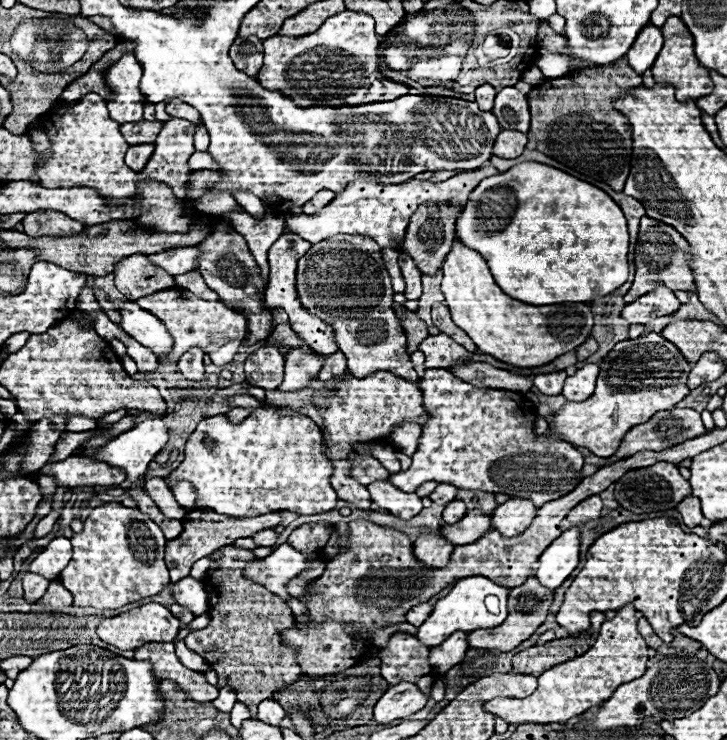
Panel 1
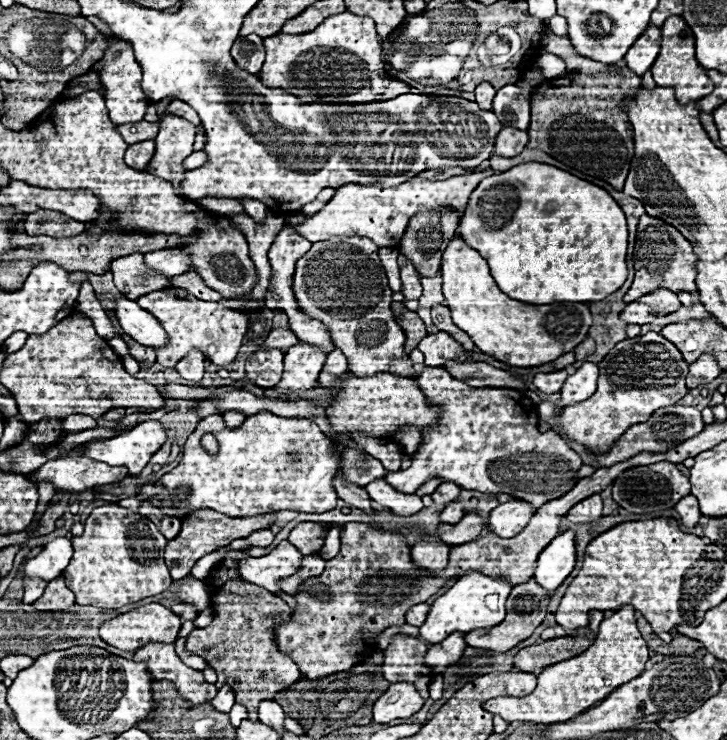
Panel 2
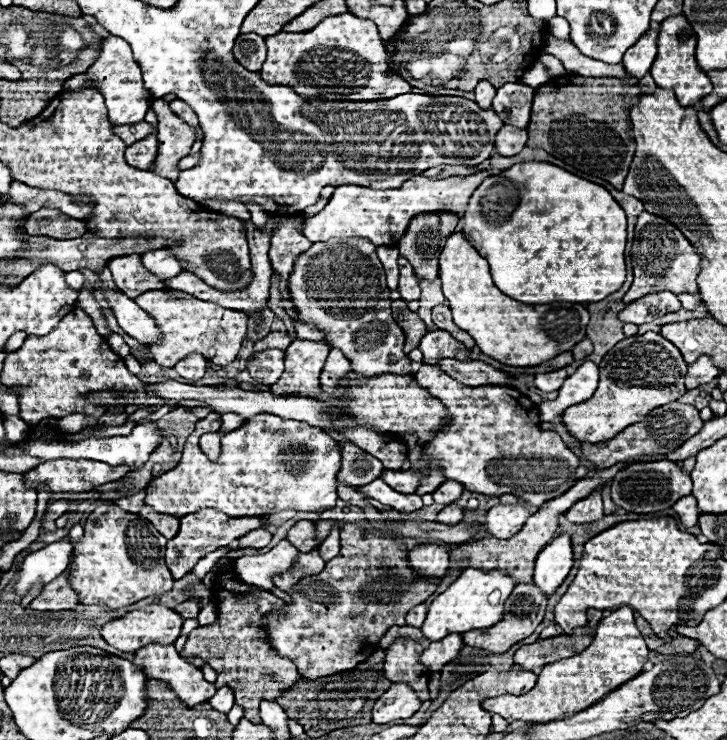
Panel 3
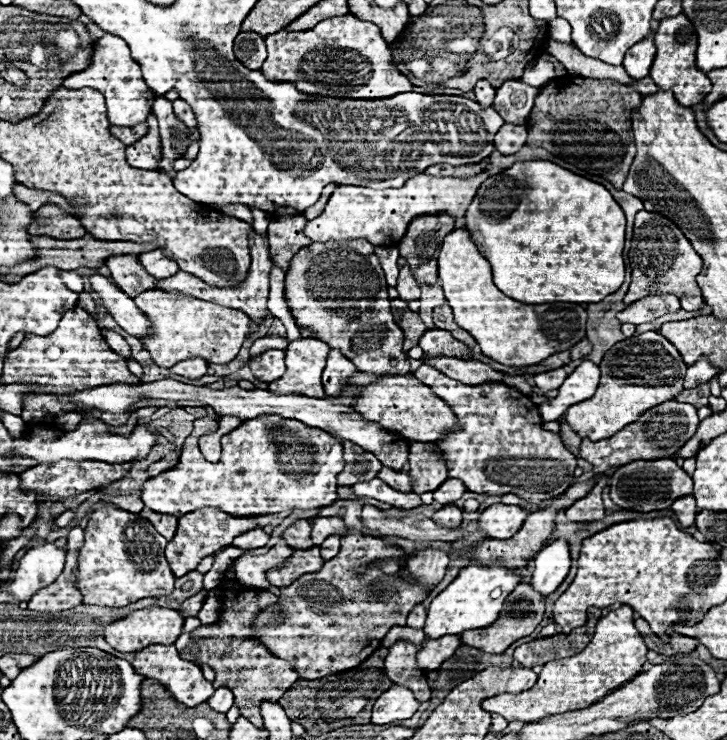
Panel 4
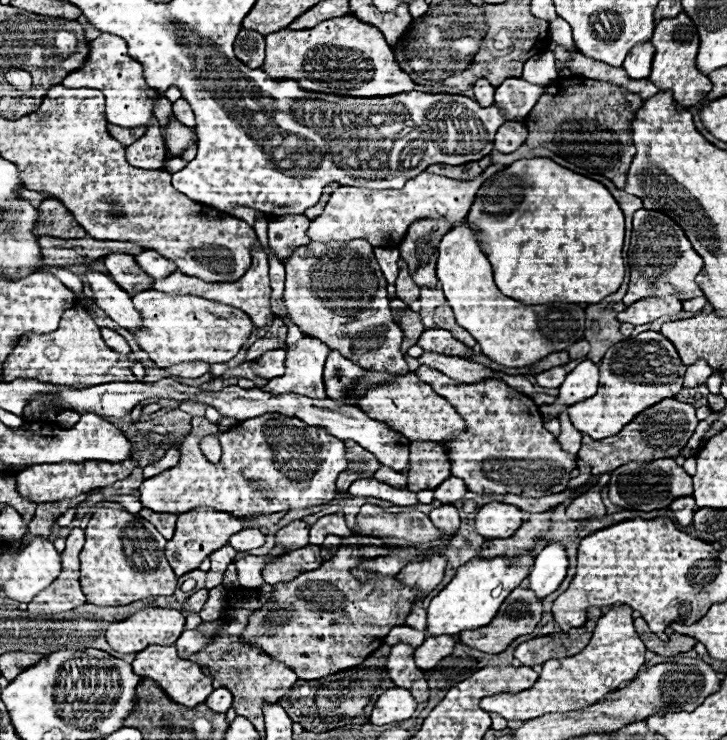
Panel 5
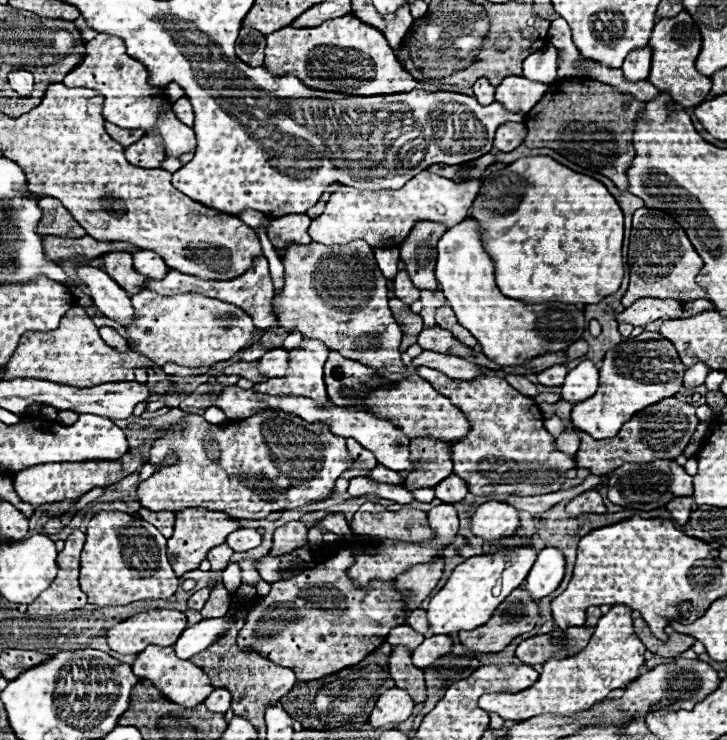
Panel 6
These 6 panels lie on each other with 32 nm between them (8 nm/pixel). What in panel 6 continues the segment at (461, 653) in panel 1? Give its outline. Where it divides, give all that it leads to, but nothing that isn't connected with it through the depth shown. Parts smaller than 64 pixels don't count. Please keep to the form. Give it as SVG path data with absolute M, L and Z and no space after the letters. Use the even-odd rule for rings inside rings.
M430 636L426 638L414 652L412 652L412 662L418 668L430 668L434 666L434 662L446 654L452 652L452 644L454 640L450 636Z

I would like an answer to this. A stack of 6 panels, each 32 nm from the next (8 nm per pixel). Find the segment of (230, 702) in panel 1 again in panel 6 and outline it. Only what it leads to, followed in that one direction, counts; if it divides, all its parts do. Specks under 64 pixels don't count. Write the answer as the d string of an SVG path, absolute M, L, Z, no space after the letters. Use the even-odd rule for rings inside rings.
M216 688L216 690L204 700L204 704L208 706L208 710L218 712L218 714L224 714L224 712L230 708L230 702L232 702L232 694L230 694L226 688Z

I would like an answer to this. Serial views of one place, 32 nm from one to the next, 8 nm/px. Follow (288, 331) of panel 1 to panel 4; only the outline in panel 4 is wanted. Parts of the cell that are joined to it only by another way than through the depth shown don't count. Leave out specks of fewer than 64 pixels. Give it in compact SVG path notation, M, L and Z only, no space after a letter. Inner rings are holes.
M278 334L264 336L264 338L260 338L260 340L254 342L254 346L250 348L250 356L256 356L258 352L262 354L264 350L268 350L268 348L272 348L272 346L280 346L282 350L286 350L286 346L288 346L288 338L282 338L282 336L278 336Z

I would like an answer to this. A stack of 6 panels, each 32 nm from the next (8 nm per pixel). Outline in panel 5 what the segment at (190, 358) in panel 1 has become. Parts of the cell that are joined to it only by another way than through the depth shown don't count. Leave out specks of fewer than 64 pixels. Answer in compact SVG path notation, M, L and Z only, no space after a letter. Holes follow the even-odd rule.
M190 362L190 364L176 364L176 366L170 366L170 368L166 368L170 374L174 374L174 376L182 376L182 378L198 378L198 376L202 376L202 374L206 374L206 366L204 366L204 362Z

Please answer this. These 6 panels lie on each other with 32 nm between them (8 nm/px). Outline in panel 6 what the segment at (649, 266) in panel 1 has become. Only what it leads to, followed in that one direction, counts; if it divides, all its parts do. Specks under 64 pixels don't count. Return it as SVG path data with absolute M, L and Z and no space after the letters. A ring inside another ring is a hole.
M640 208L634 212L632 236L628 244L628 266L630 286L622 298L626 308L640 298L676 298L682 304L706 298L706 292L694 280L702 270L702 258L696 254L680 224L662 210Z

